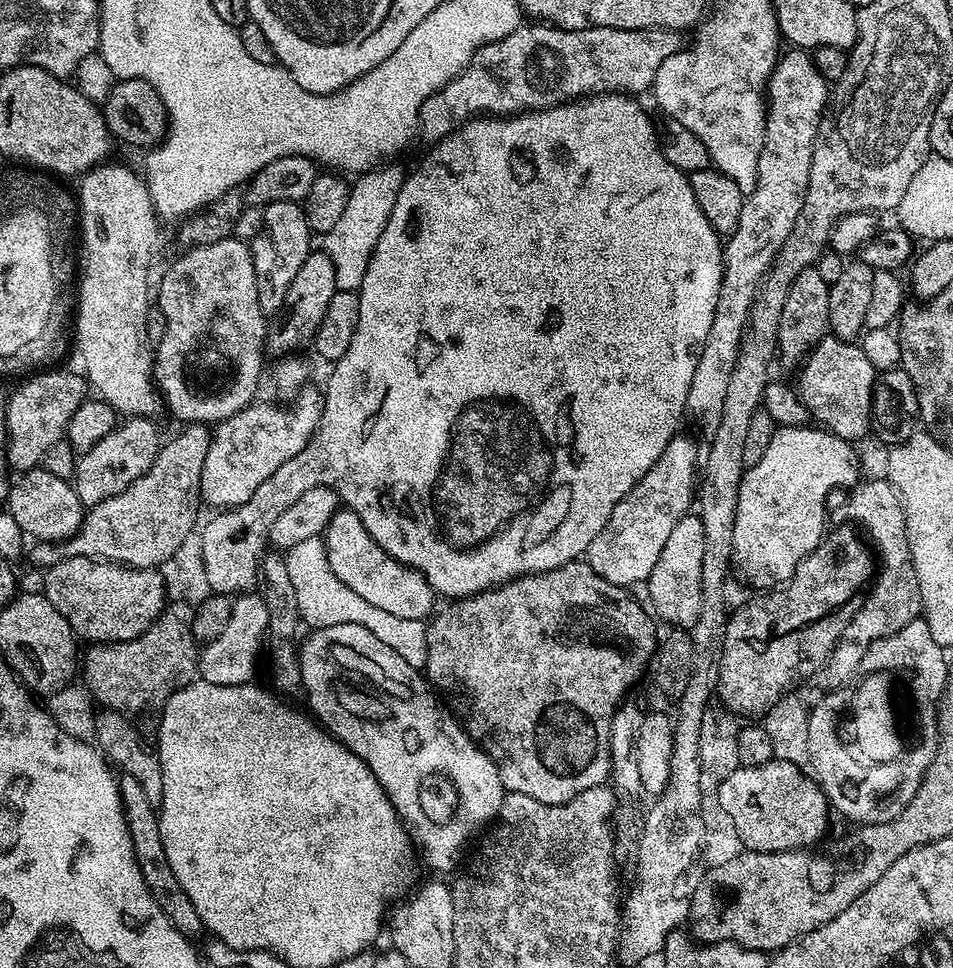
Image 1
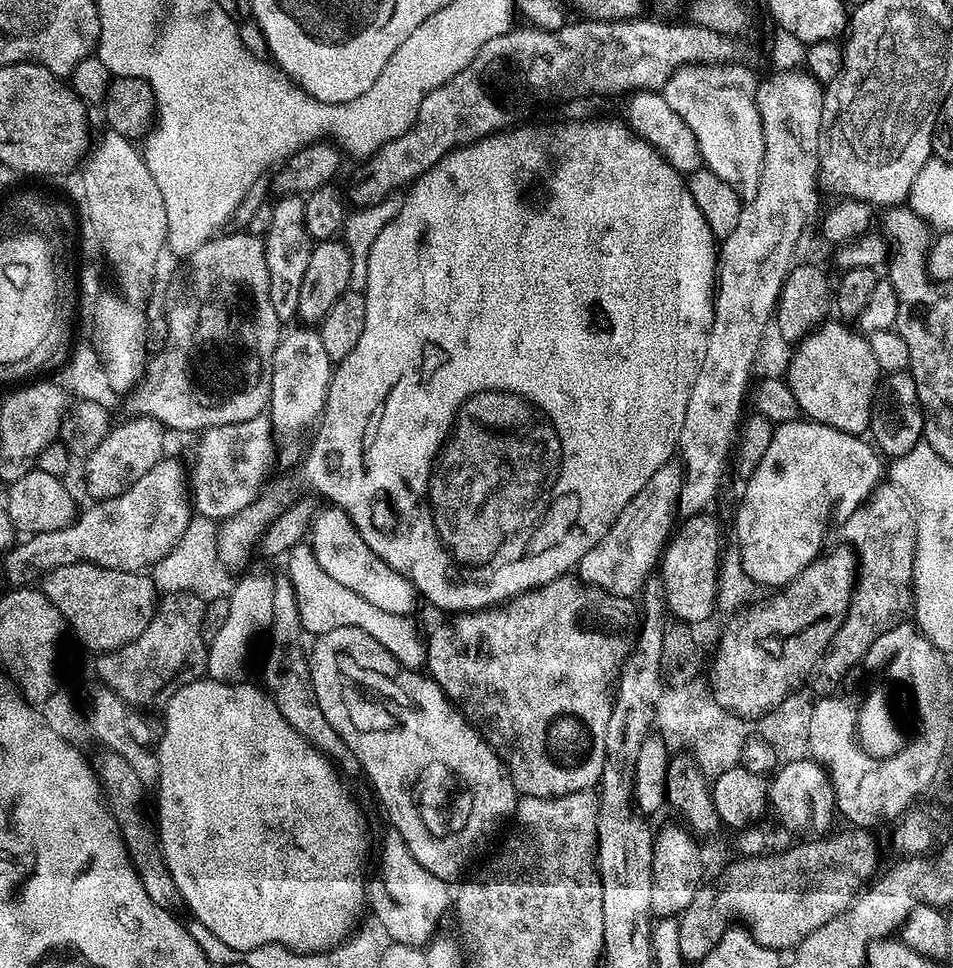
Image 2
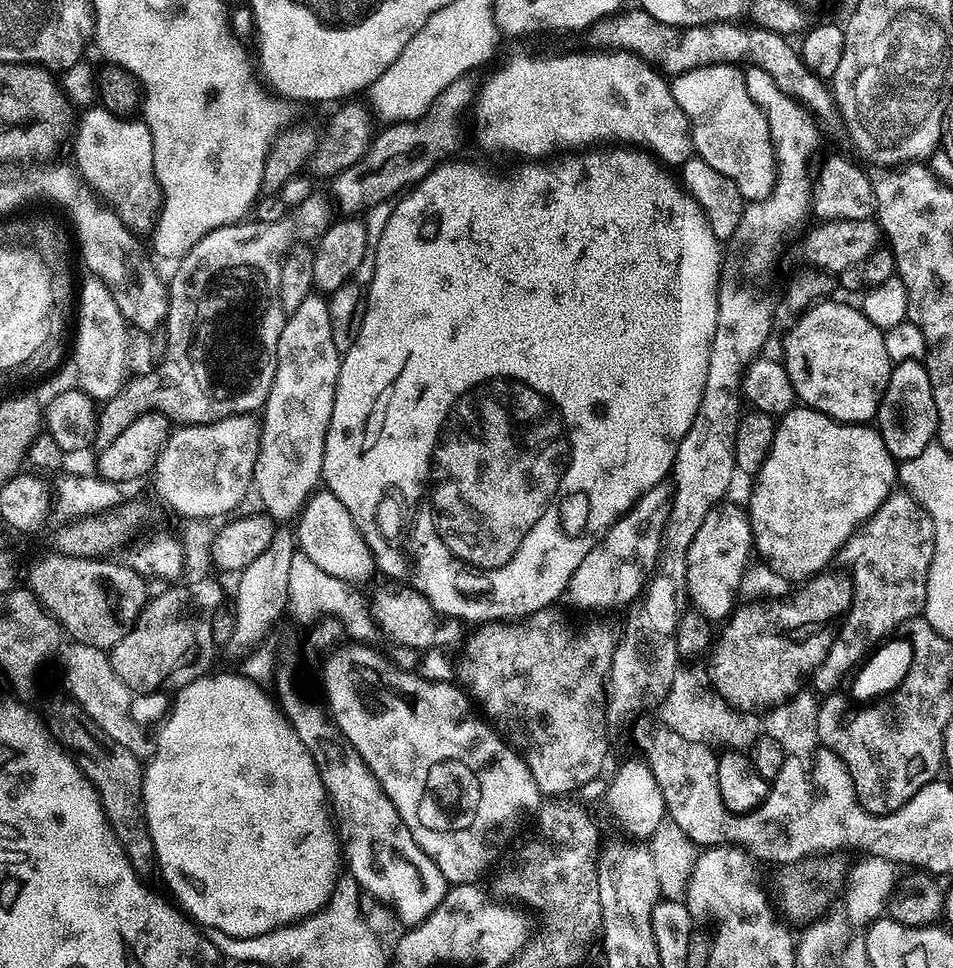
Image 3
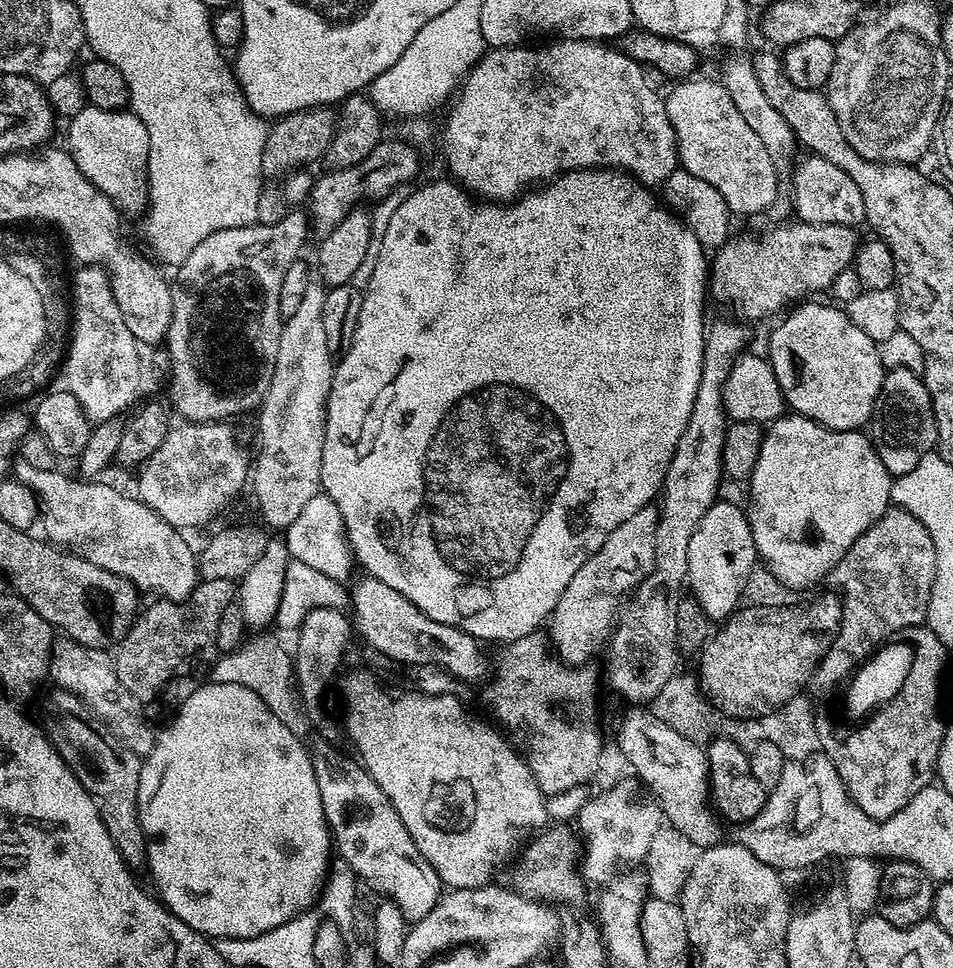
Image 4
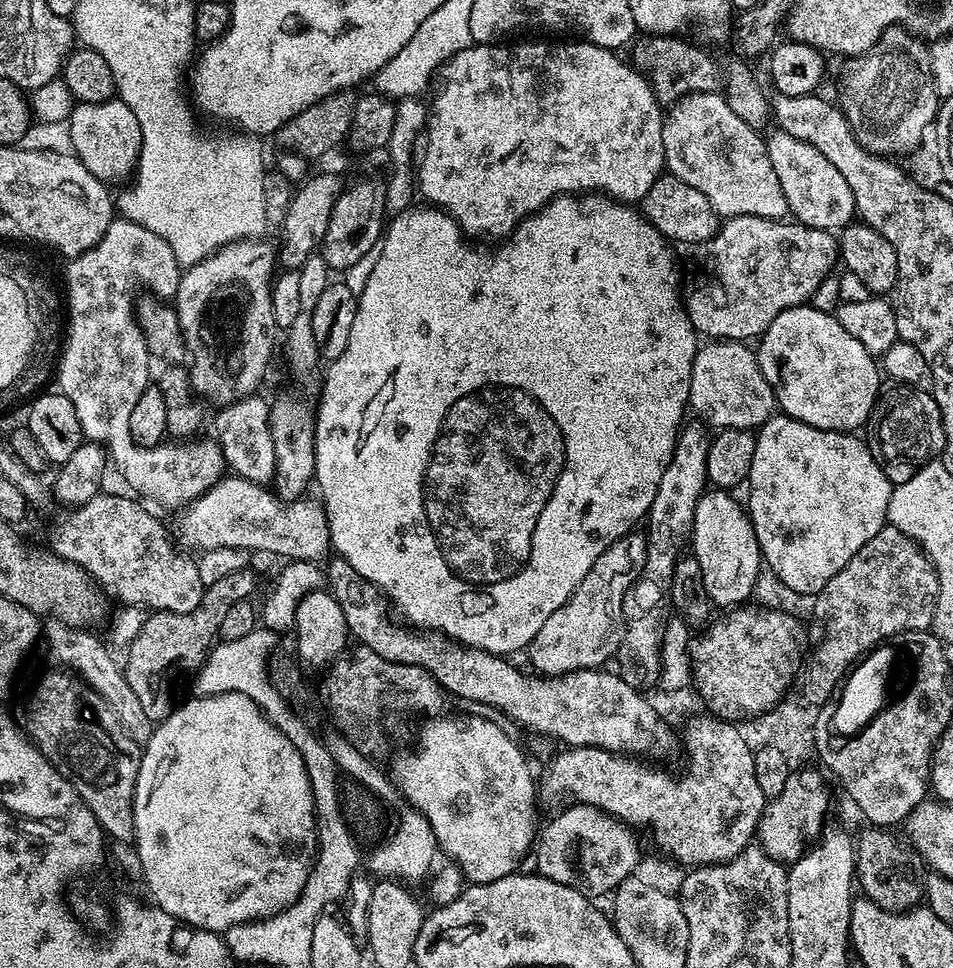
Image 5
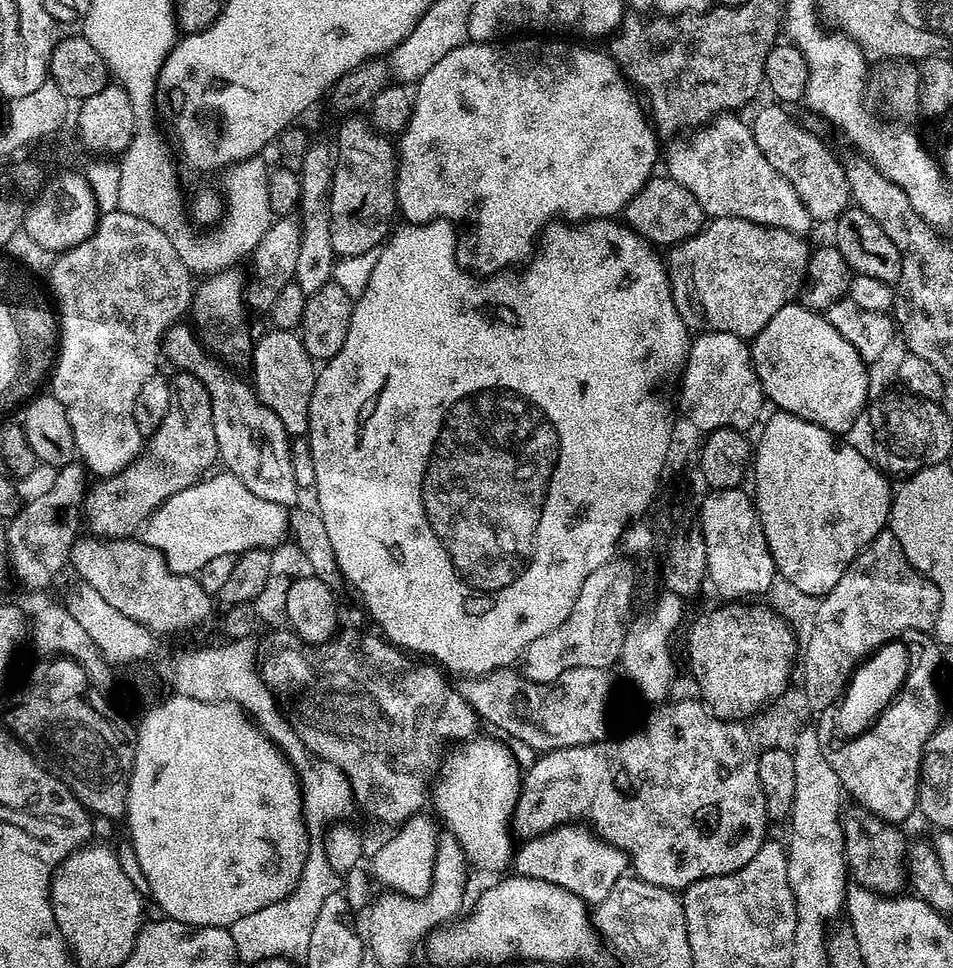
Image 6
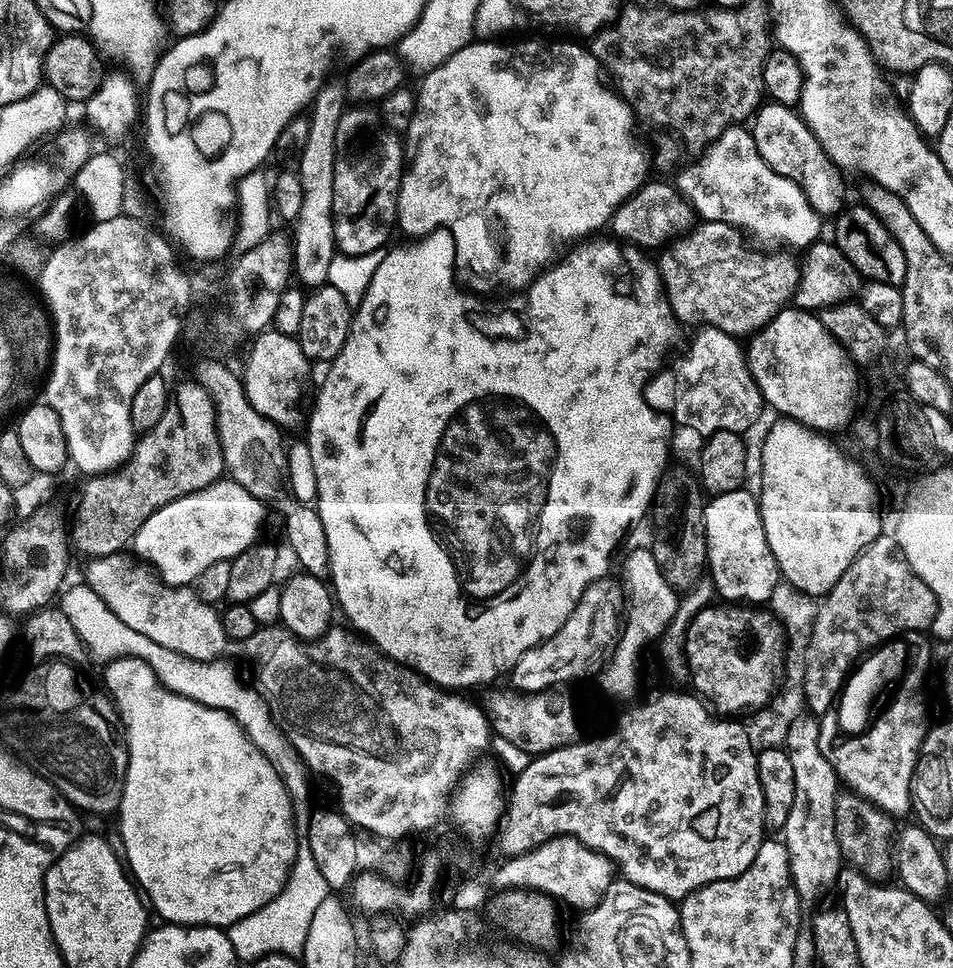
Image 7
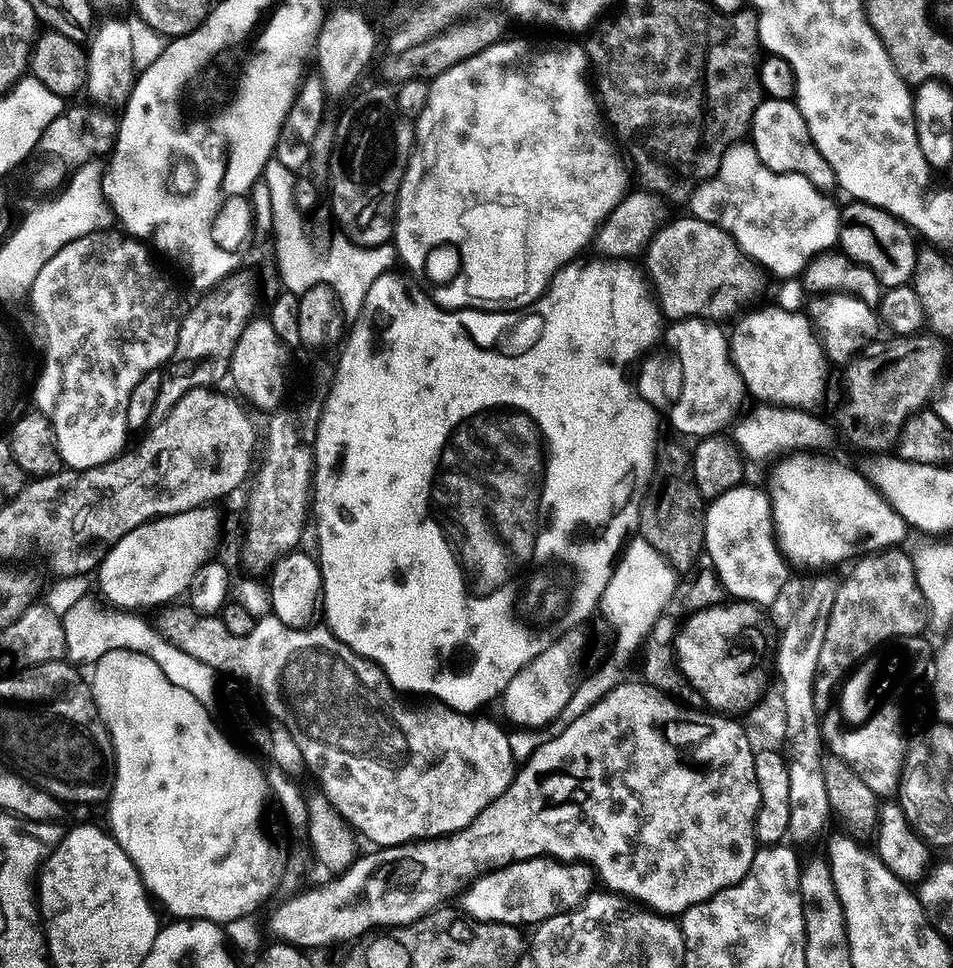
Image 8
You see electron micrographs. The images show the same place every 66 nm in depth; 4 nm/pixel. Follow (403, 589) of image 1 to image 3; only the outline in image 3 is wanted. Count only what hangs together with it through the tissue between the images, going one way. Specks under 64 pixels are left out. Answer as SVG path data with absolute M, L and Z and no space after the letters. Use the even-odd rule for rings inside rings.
M320 490L312 494L299 513L299 520L300 525L295 525L294 528L294 535L298 541L299 551L304 552L306 558L310 558L310 562L314 562L314 566L318 566L318 570L326 570L326 574L334 574L334 578L342 578L347 584L357 586L363 585L363 580L370 579L372 572L375 573L377 571L372 551L366 546L366 542L358 530L356 521L350 518L346 506L342 506L342 502L338 502L338 498L334 498L332 492Z

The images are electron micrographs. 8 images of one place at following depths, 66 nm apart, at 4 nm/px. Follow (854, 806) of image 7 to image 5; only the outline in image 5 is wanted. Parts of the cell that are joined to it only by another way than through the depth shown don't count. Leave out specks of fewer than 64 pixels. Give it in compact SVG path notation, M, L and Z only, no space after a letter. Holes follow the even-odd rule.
M864 826L854 840L856 849L856 880L867 899L887 912L911 912L922 900L922 880L911 872L913 857L909 849L900 845L895 831L875 826ZM908 852L909 856L908 857ZM912 859L912 860L911 860Z

